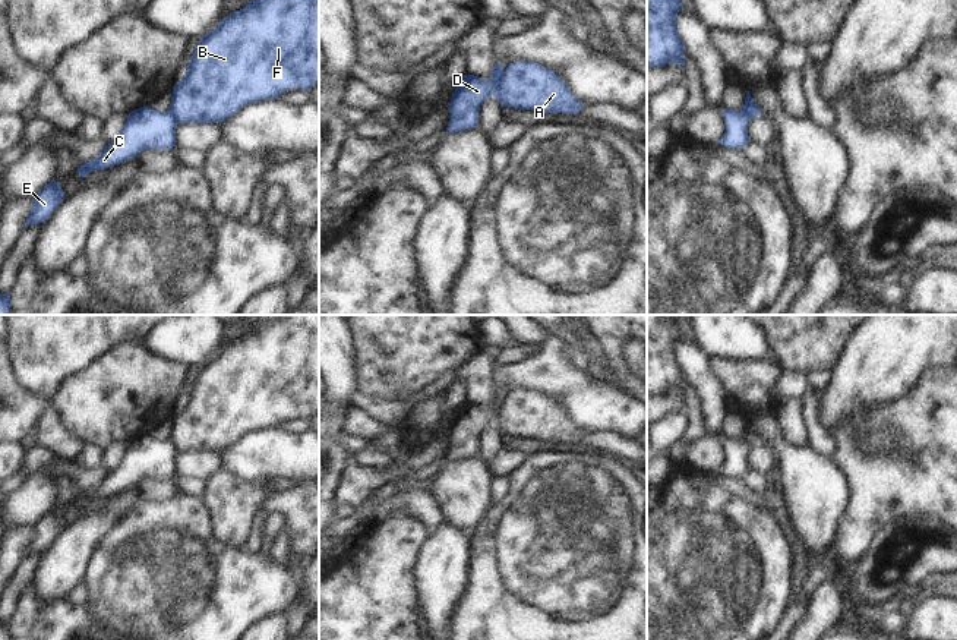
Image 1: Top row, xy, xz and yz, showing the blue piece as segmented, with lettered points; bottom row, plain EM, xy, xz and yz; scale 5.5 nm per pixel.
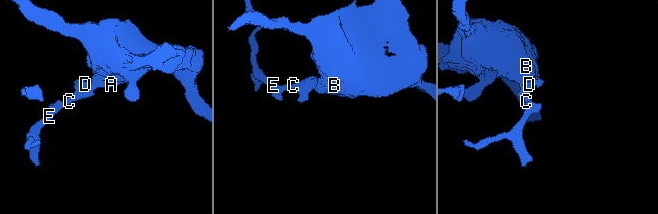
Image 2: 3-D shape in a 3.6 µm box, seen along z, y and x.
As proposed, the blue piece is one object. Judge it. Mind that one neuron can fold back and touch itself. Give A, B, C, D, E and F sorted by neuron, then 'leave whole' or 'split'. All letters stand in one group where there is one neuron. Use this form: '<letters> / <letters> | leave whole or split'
A B F / C D E | split

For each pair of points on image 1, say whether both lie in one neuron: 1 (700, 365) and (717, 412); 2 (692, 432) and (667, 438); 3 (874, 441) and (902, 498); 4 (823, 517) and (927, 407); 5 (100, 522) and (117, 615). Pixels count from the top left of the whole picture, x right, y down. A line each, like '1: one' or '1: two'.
1: one
2: two
3: one
4: two
5: two

